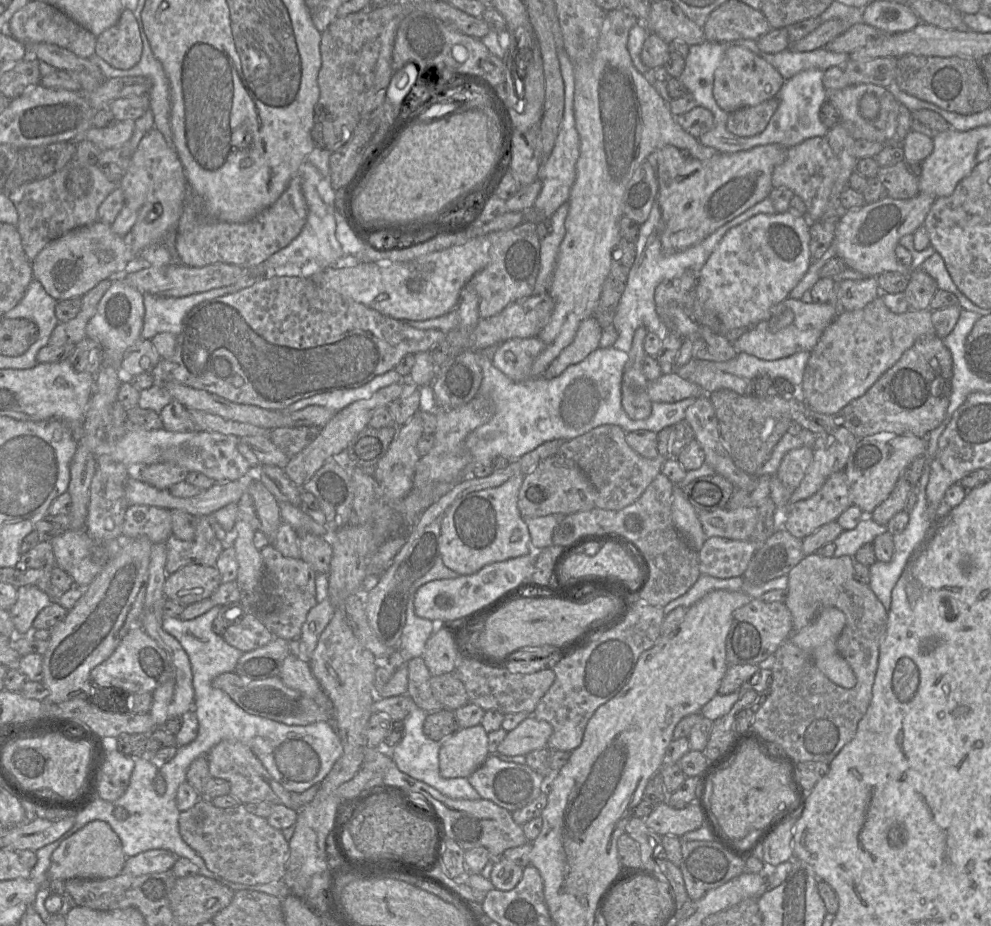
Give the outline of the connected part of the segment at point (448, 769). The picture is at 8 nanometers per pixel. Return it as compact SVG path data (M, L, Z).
M480 724L459 728L441 742L440 775L444 778L468 778L488 756L488 733Z

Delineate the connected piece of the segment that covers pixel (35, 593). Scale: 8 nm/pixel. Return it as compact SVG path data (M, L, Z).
M26 585L17 588L17 600L8 610L15 627L15 634L29 636L38 613L53 601L51 596L36 586Z

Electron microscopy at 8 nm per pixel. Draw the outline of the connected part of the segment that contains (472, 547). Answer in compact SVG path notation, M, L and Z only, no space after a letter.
M513 476L500 486L467 493L448 508L439 541L439 556L447 568L471 575L489 564L529 554L530 534L517 506L524 477Z

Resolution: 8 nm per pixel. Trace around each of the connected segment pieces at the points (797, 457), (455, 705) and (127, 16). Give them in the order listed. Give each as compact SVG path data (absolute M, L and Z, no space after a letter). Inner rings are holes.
M813 447L790 450L782 459L776 476L792 494L802 482L813 459Z
M454 672L431 676L430 687L435 698L446 709L455 711L469 703L465 686Z
M124 9L117 23L97 36L95 55L116 69L127 70L140 61L142 49L137 20L132 11Z

